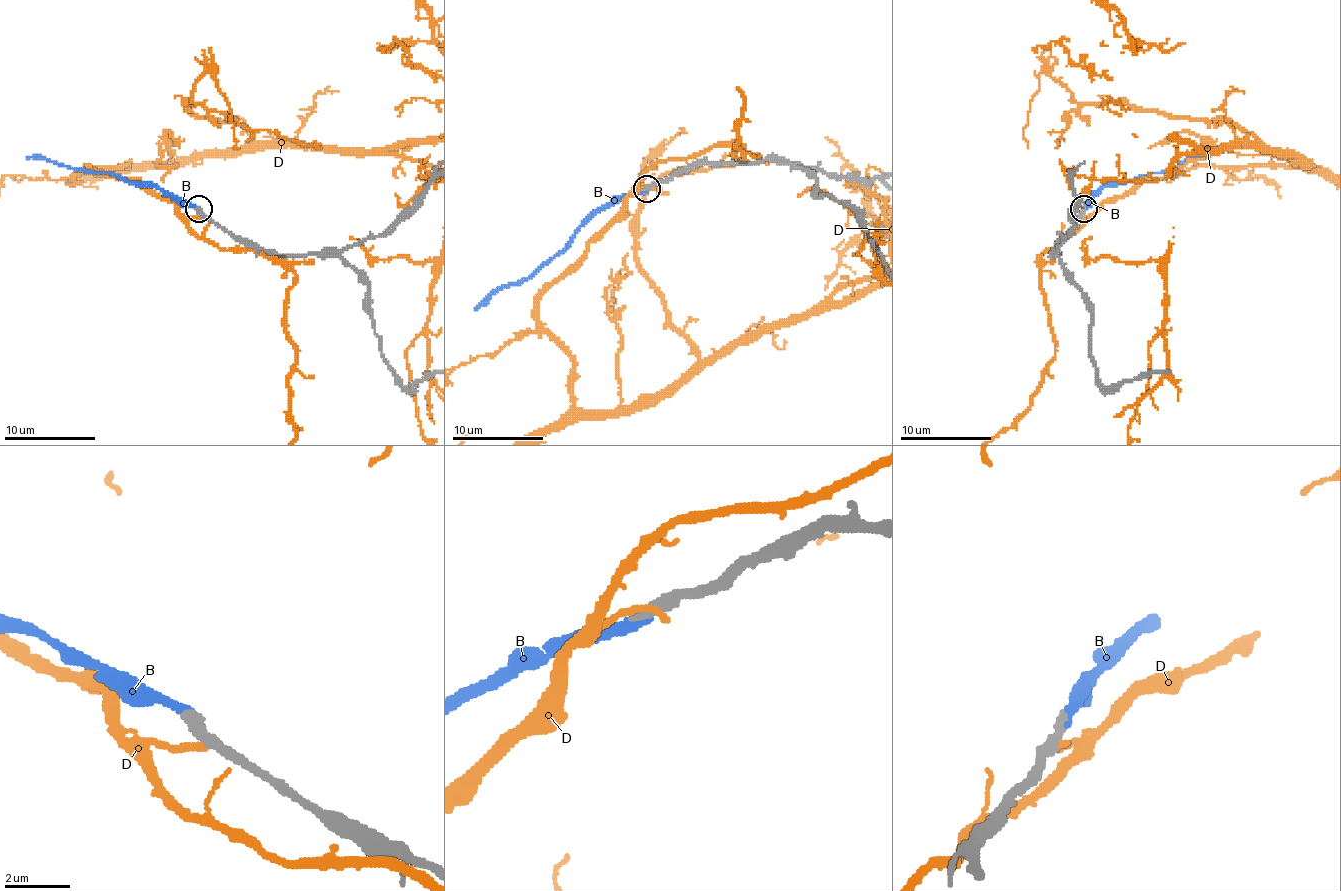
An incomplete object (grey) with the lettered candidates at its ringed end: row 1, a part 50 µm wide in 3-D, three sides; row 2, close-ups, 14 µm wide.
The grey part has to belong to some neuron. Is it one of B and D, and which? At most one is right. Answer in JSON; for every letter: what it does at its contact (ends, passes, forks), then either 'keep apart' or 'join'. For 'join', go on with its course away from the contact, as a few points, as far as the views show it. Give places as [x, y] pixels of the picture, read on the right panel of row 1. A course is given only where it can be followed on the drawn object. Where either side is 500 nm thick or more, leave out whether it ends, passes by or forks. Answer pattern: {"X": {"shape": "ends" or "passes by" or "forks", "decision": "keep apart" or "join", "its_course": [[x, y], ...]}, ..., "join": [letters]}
{"B": {"shape": "ends", "decision": "join", "its_course": [[1084, 209], [1105, 186], [1173, 168], [1182, 161], [1205, 159]]}, "D": {"shape": "ends", "decision": "keep apart"}, "join": ["B"]}

